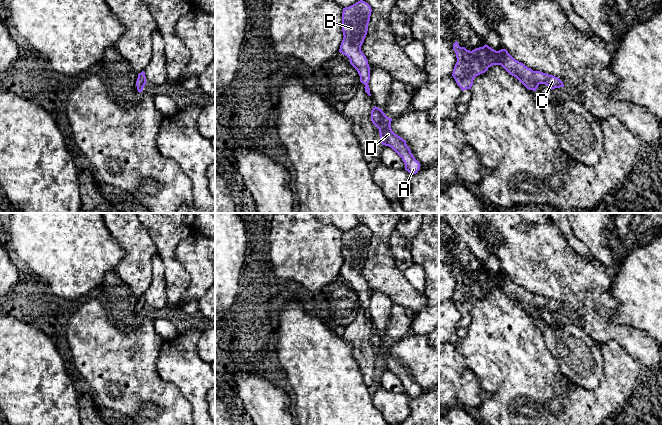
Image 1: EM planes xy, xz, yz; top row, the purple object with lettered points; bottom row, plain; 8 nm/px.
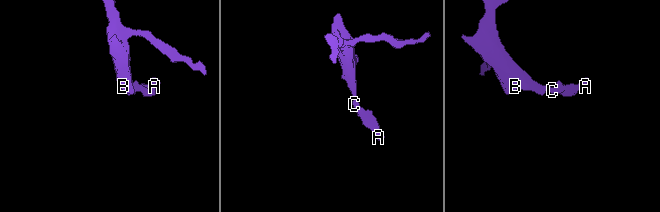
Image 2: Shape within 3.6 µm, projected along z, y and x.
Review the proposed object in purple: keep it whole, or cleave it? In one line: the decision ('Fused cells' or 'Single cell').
Single cell

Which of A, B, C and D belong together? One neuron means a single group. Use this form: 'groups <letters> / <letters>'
groups A B C D

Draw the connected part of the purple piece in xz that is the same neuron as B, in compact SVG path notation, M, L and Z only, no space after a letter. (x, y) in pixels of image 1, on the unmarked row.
M363 224L343 232L342 255L343 264L339 276L347 280L350 288L357 294L360 306L365 309L365 316L371 320L369 312L370 291L361 270L367 259L371 240L371 230Z

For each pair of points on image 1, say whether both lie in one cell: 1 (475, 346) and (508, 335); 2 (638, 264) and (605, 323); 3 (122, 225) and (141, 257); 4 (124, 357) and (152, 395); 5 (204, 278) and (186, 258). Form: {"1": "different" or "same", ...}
{"1": "same", "2": "different", "3": "same", "4": "same", "5": "same"}

